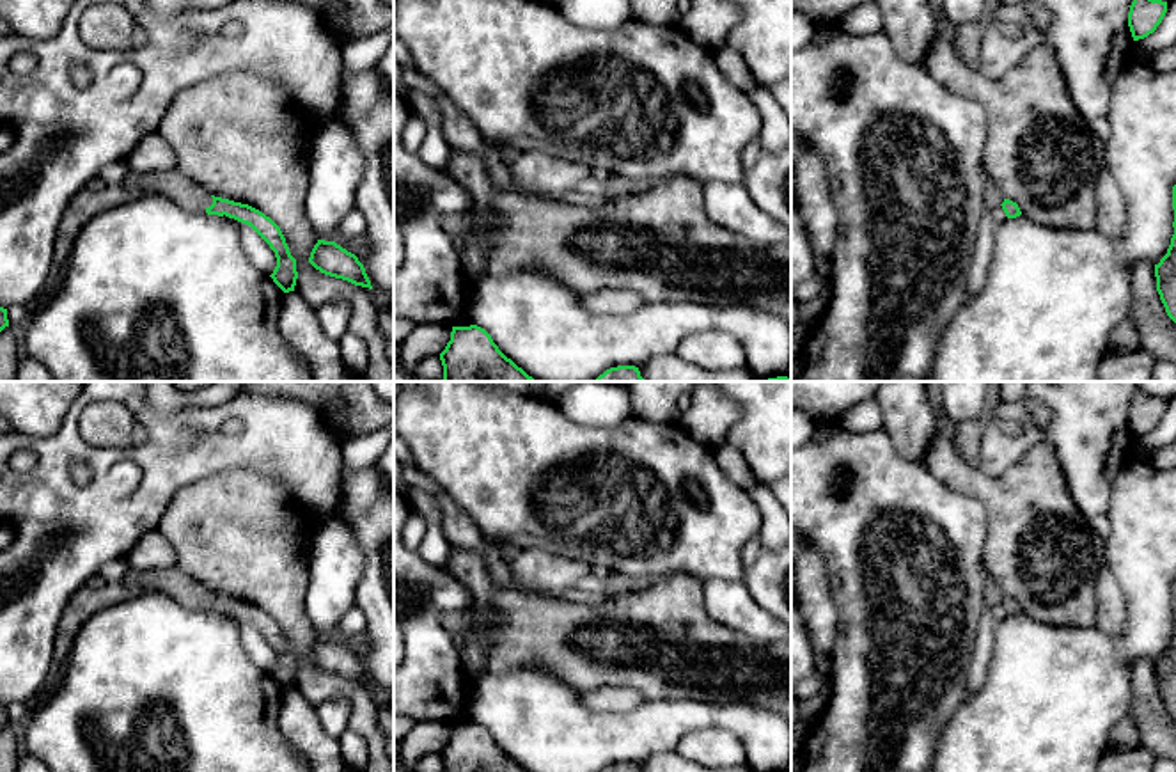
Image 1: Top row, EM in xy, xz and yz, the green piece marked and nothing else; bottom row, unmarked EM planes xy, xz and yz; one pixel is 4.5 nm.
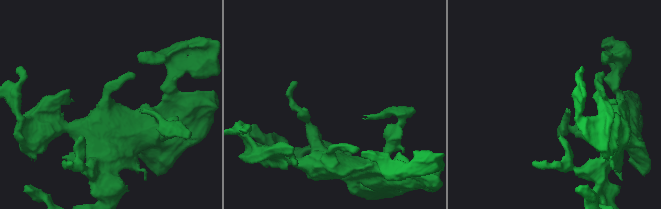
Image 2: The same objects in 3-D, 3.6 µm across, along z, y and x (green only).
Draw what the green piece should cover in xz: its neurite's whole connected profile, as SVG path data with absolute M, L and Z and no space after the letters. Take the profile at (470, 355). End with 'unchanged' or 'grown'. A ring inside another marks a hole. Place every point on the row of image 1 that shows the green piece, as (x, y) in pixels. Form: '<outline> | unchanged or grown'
M477 325L452 327L440 360L442 382L537 382L507 358Z | unchanged

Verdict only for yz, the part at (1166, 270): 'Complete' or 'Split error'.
Complete

